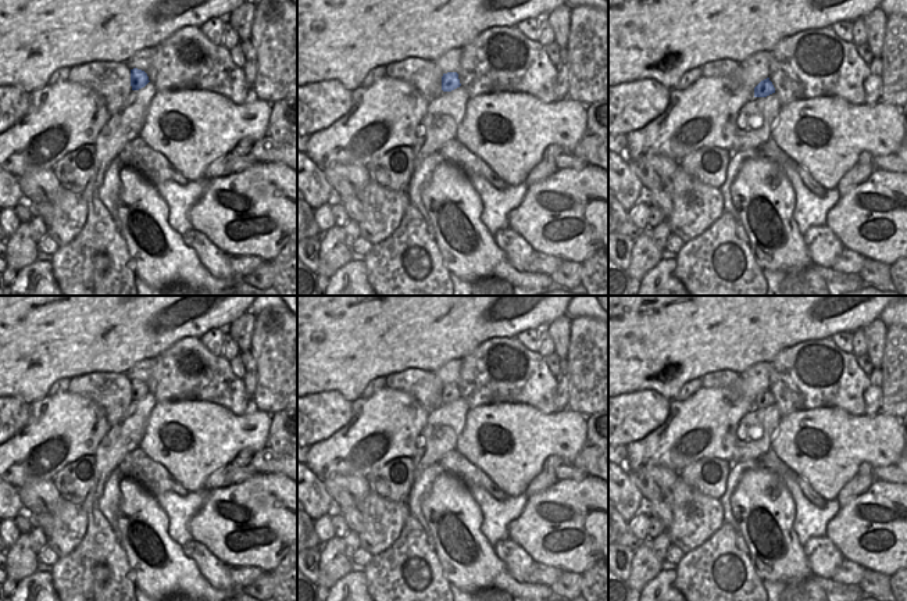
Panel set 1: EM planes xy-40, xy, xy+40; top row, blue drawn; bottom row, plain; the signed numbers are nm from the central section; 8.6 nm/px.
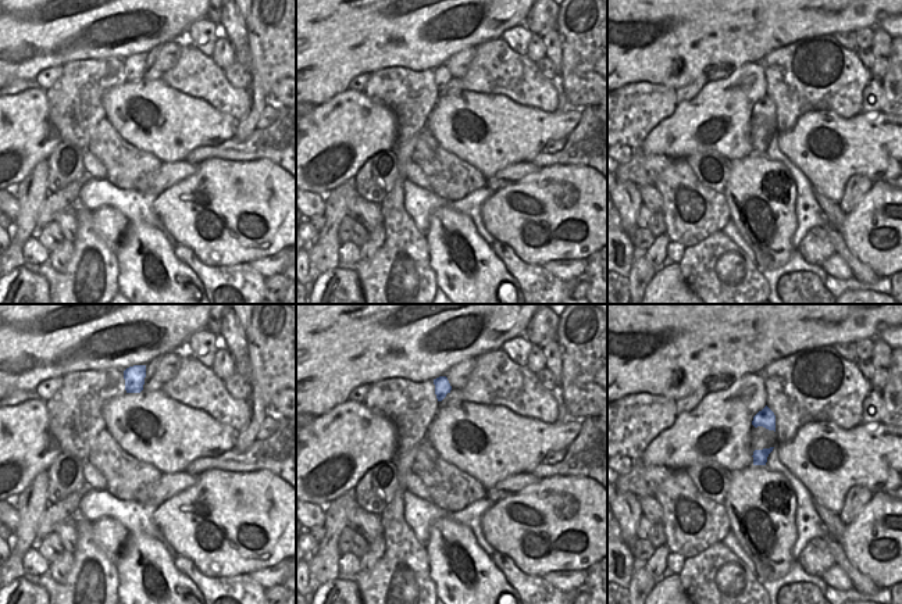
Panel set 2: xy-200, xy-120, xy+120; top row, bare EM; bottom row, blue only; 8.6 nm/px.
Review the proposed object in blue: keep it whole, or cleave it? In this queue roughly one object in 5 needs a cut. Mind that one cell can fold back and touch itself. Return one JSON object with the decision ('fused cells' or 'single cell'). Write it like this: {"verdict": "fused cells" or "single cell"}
{"verdict": "single cell"}

